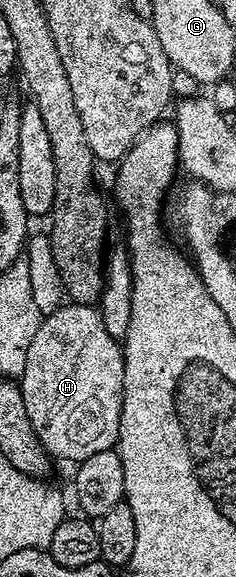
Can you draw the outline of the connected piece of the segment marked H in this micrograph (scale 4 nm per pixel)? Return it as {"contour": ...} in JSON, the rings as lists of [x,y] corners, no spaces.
{"contour":[[[66,303],[48,312],[28,346],[19,388],[29,422],[49,455],[79,464],[94,454],[111,451],[118,440],[123,402],[124,364],[119,341],[108,334],[101,313],[87,304]]]}

